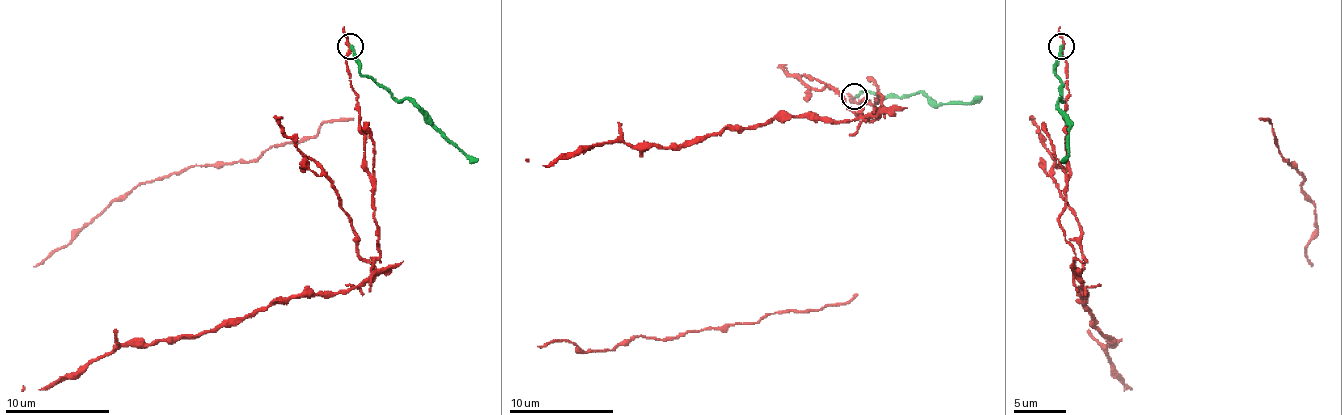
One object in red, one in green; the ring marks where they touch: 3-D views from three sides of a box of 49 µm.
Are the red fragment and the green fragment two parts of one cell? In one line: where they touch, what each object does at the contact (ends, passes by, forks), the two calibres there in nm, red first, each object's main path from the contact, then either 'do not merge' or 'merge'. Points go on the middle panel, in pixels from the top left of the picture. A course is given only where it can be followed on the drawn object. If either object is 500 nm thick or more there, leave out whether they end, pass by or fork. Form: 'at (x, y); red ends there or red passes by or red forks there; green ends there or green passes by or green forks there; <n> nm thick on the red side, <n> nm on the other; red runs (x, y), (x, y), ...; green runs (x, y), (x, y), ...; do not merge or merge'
at (854, 96); red passes by; green ends there; 180 nm thick on the red side, 220 nm on the other; red runs (855, 98), (879, 95), (884, 111), (776, 116), (666, 148), (590, 145), (546, 166), (525, 158); green runs (855, 95), (866, 90), (902, 98), (923, 93), (941, 103), (970, 103), (981, 95); do not merge

